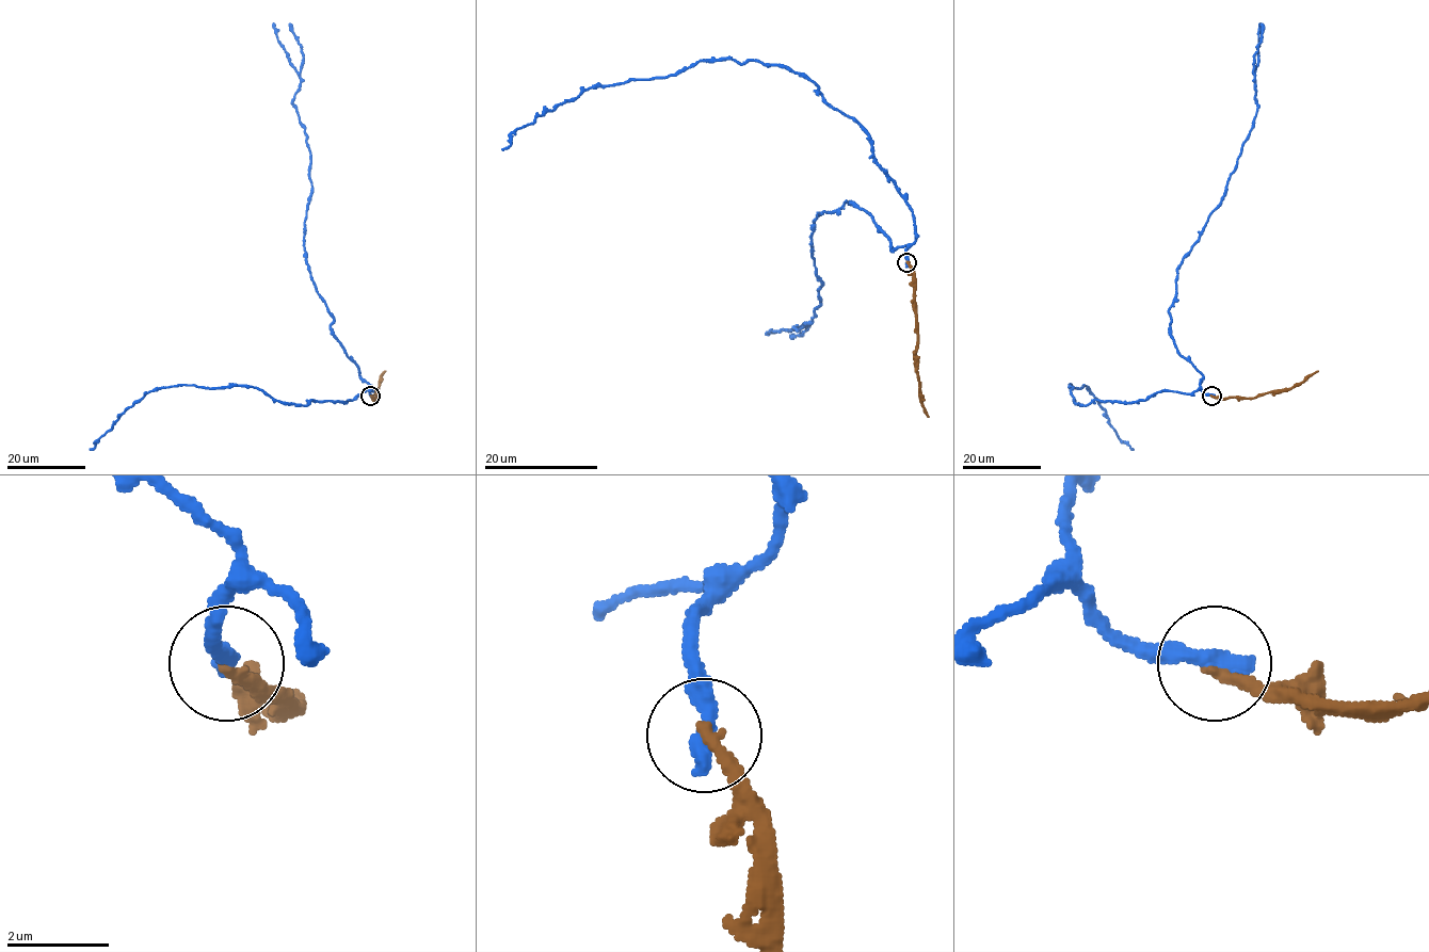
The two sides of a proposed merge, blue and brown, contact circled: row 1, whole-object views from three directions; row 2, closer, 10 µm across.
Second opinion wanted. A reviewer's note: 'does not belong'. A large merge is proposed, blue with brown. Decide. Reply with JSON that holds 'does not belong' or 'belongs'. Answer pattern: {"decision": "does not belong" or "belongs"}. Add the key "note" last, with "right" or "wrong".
{"decision": "does not belong", "note": "right"}

